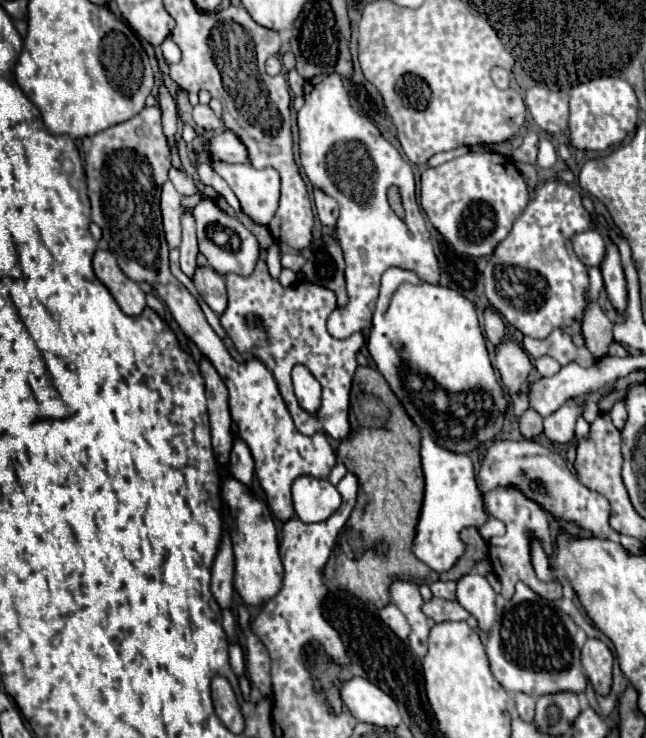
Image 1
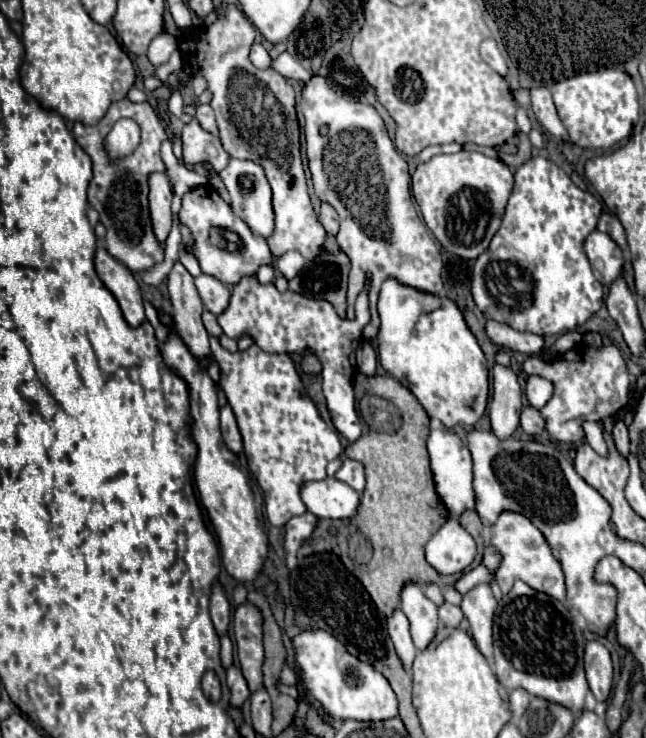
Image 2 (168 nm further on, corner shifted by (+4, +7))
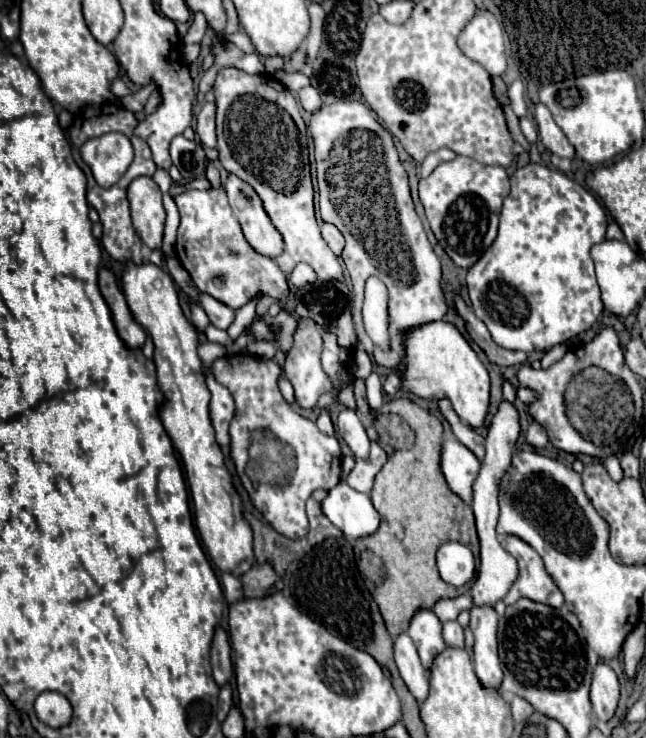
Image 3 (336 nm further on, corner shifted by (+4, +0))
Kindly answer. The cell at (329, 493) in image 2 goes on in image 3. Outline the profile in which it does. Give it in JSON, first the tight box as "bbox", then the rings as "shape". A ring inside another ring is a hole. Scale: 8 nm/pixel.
{"bbox":[320,481,380,539],"shape":[[[340,481],[320,503],[322,513],[348,537],[358,539],[376,531],[380,517],[366,493],[350,489]]]}

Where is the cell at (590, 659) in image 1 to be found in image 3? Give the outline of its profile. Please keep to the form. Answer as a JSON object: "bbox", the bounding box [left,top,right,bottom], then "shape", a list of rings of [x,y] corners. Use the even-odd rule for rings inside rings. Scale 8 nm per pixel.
{"bbox":[590,661,620,721],"shape":[[[600,661],[594,667],[592,687],[590,687],[590,701],[592,701],[592,707],[594,707],[594,715],[600,721],[612,719],[616,705],[618,705],[618,699],[620,699],[618,677],[608,663]]]}

